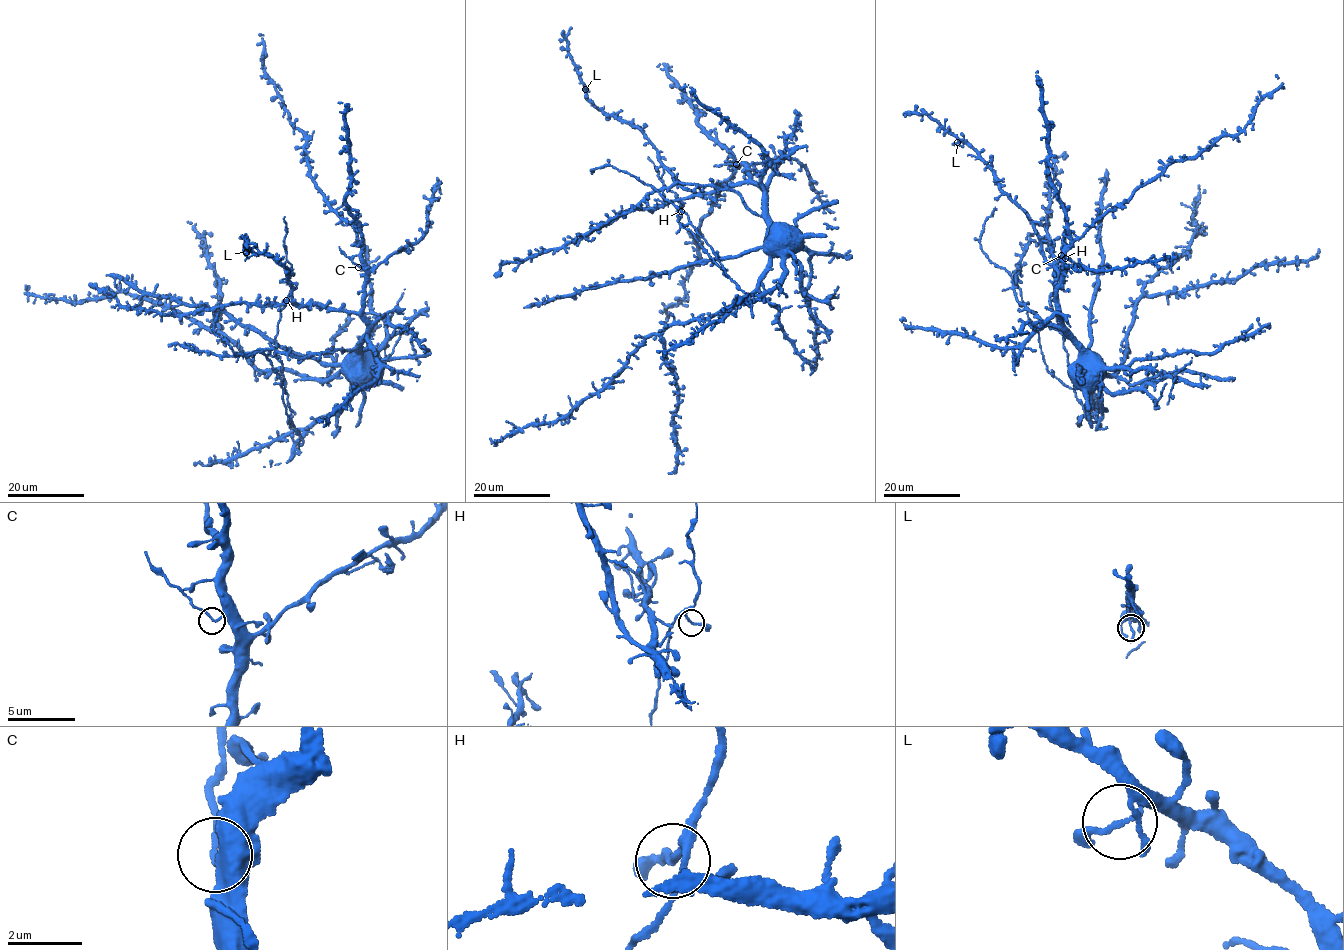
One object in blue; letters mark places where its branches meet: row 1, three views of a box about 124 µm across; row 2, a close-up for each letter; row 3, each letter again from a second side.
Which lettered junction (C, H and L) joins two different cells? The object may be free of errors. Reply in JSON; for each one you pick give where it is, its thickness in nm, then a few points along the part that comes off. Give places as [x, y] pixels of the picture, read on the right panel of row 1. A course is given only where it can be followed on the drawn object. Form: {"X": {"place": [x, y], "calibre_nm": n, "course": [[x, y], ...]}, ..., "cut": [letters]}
{"C": {"place": [1061, 255], "calibre_nm": 140, "course": [[1061, 255], [1066, 228]]}, "cut": ["C"]}

